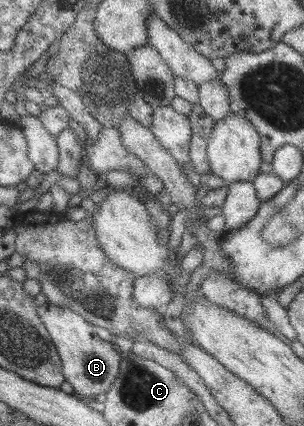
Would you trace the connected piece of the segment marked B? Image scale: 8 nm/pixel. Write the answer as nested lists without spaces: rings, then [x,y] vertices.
[[[49,301],[37,308],[37,313],[41,321],[45,324],[49,335],[52,337],[56,350],[62,359],[62,371],[65,381],[69,382],[75,391],[75,395],[81,398],[92,399],[100,393],[109,391],[113,382],[119,374],[120,354],[115,350],[111,342],[103,340],[97,332],[95,326],[89,323],[82,315],[72,309],[53,305]]]

